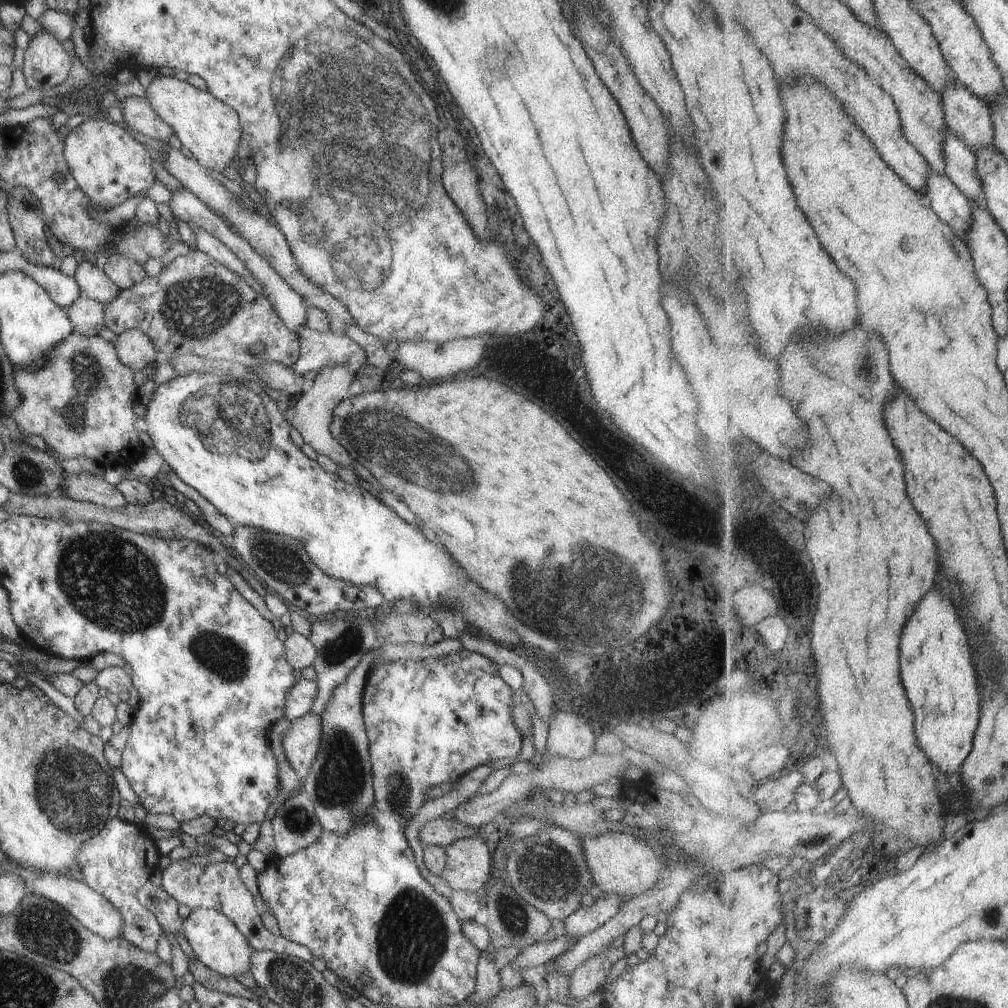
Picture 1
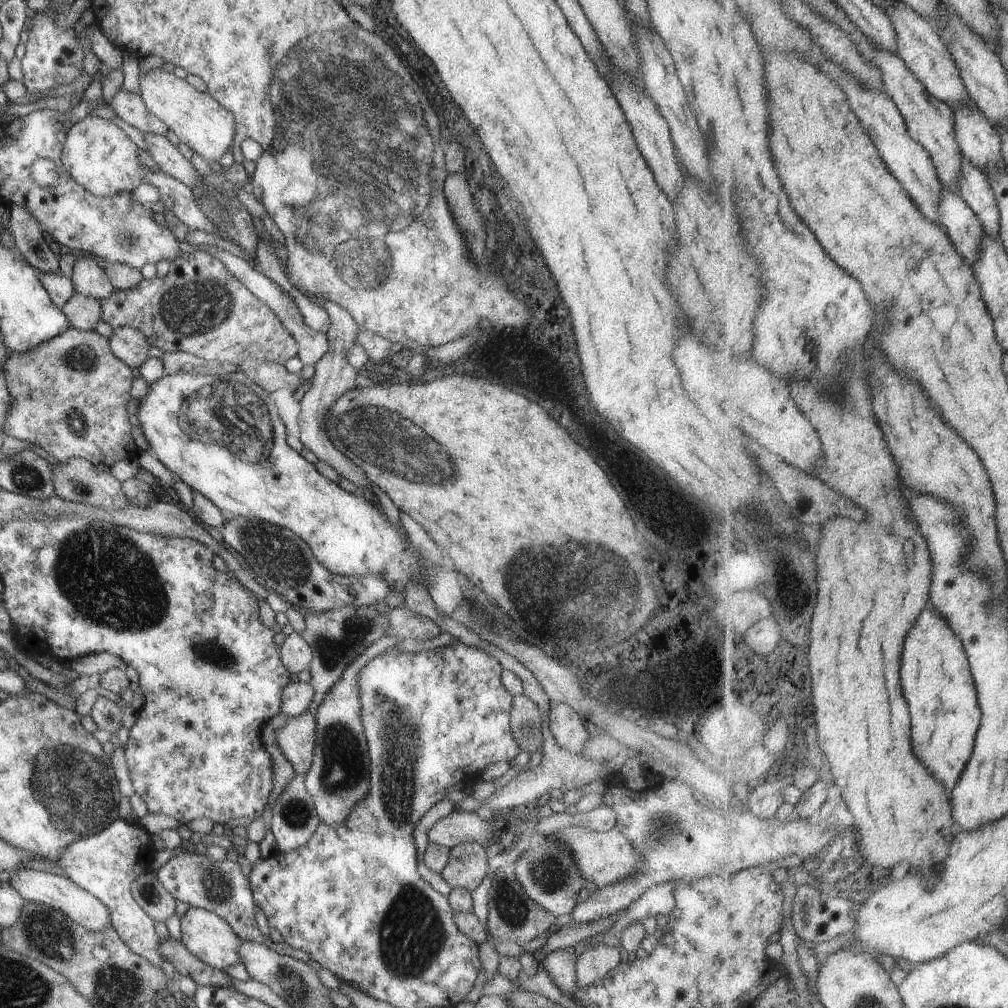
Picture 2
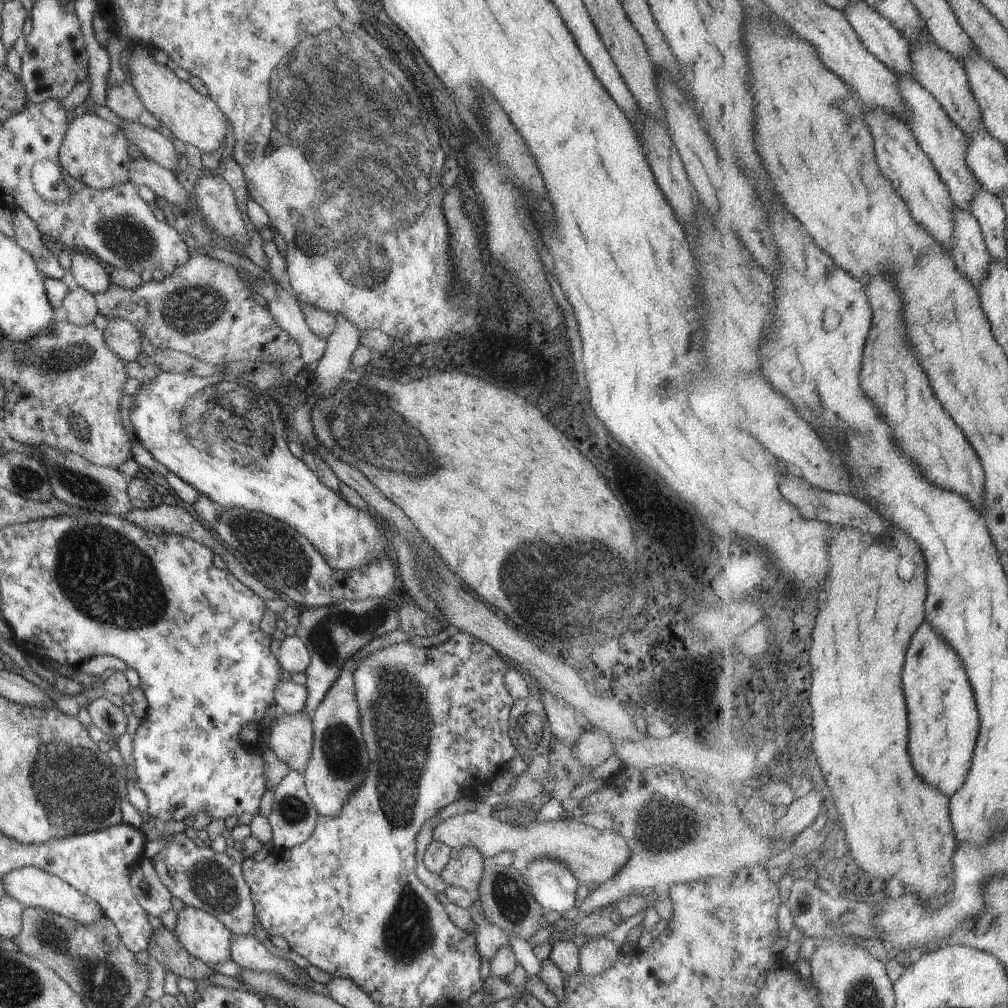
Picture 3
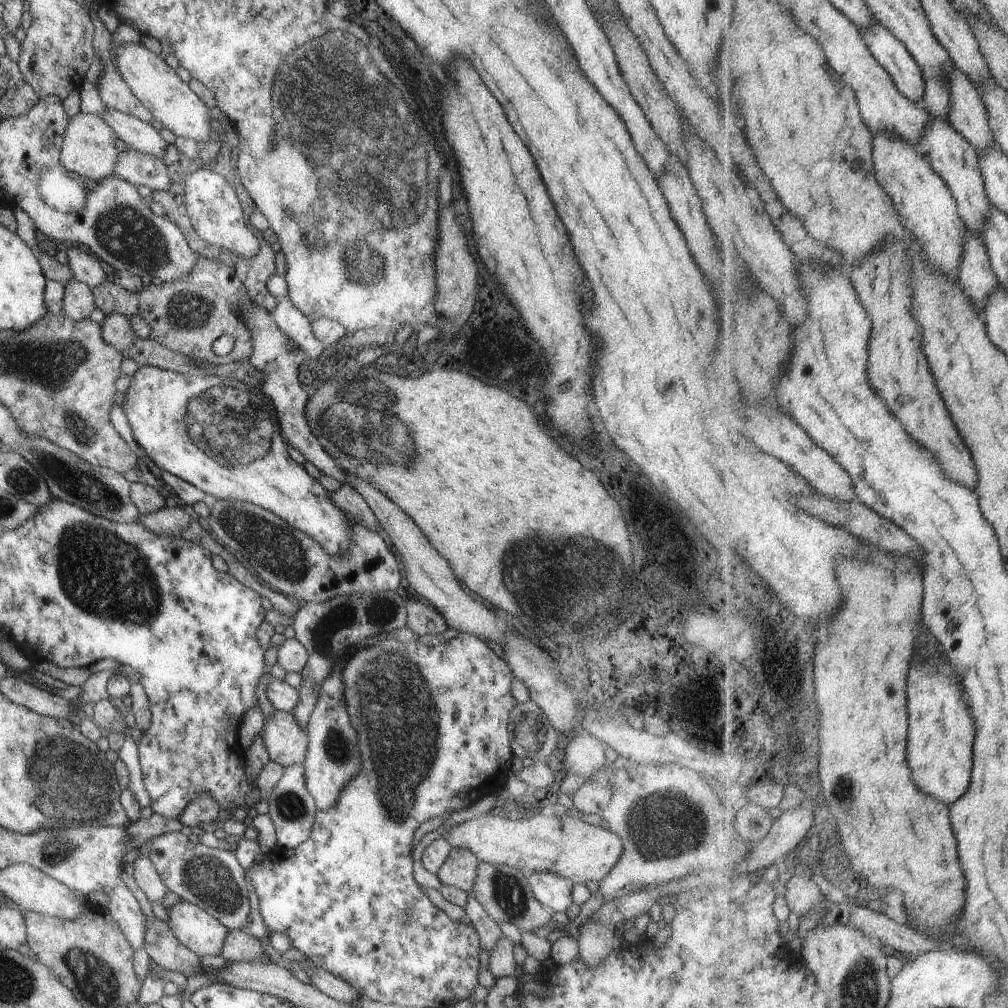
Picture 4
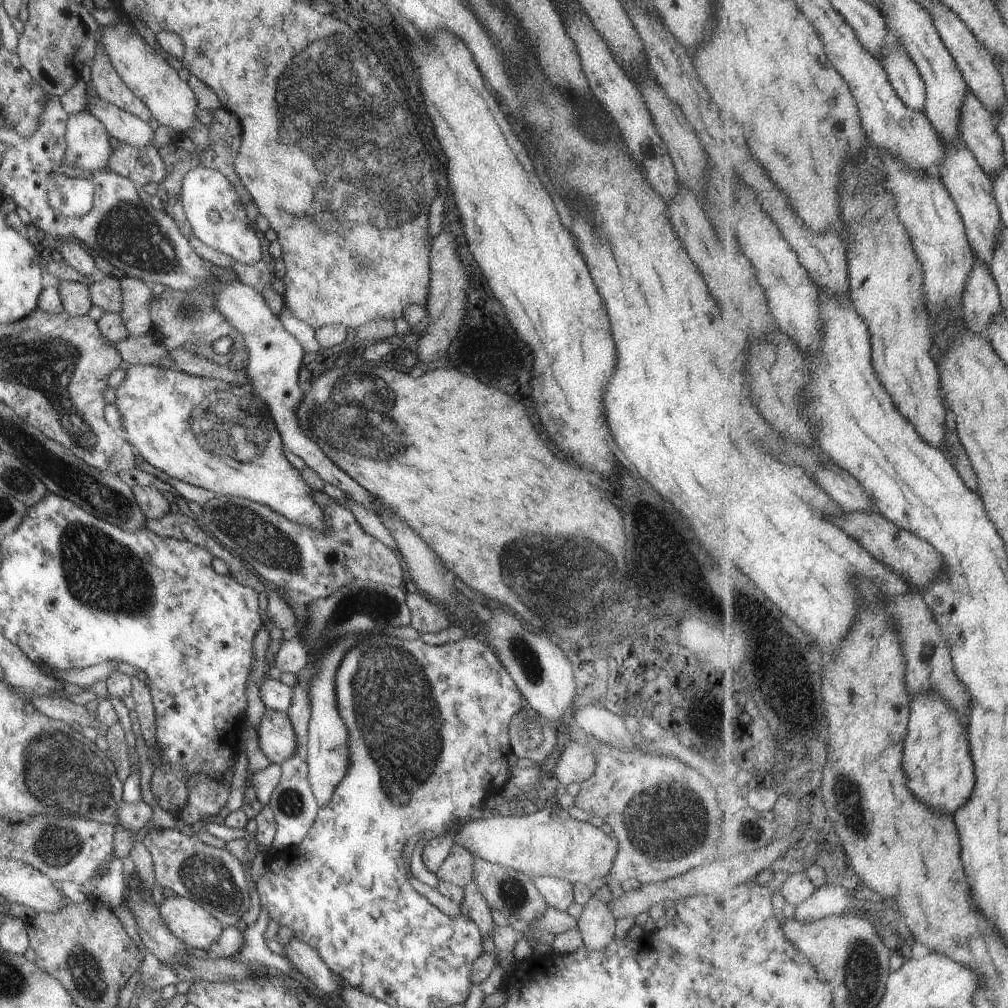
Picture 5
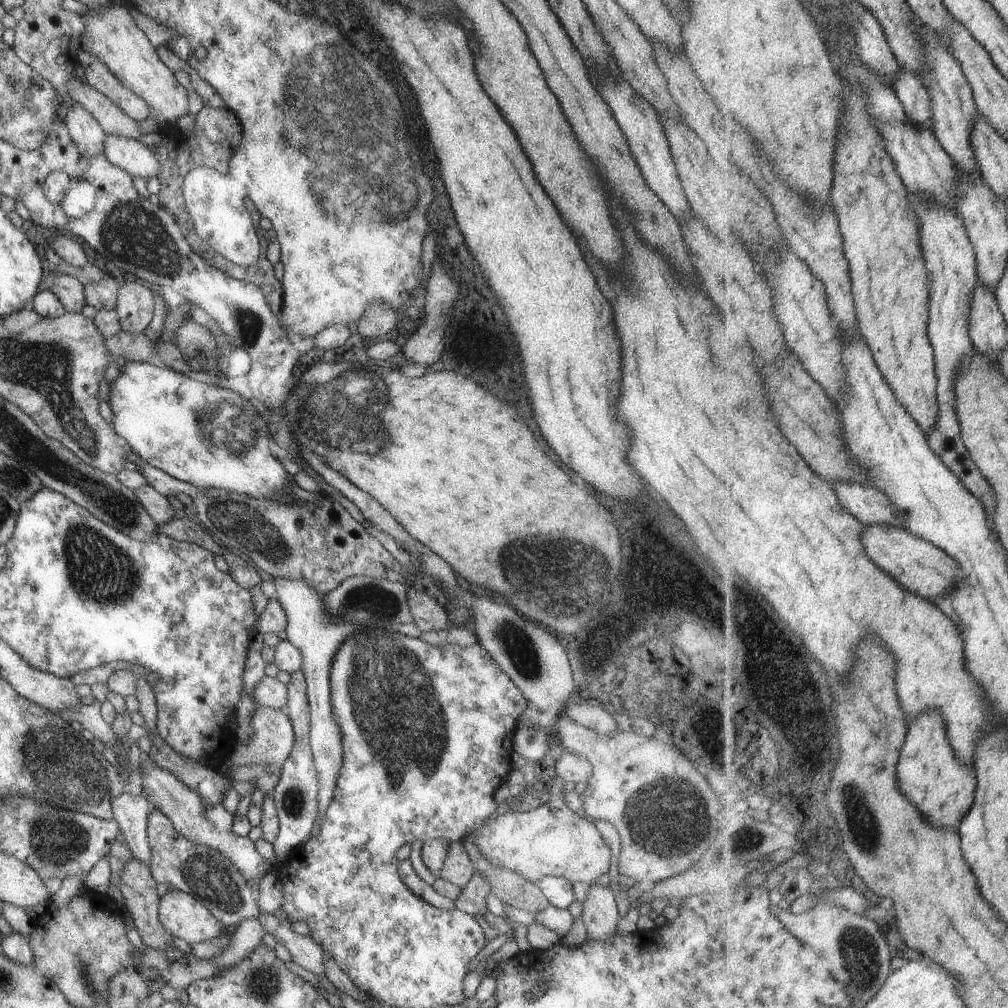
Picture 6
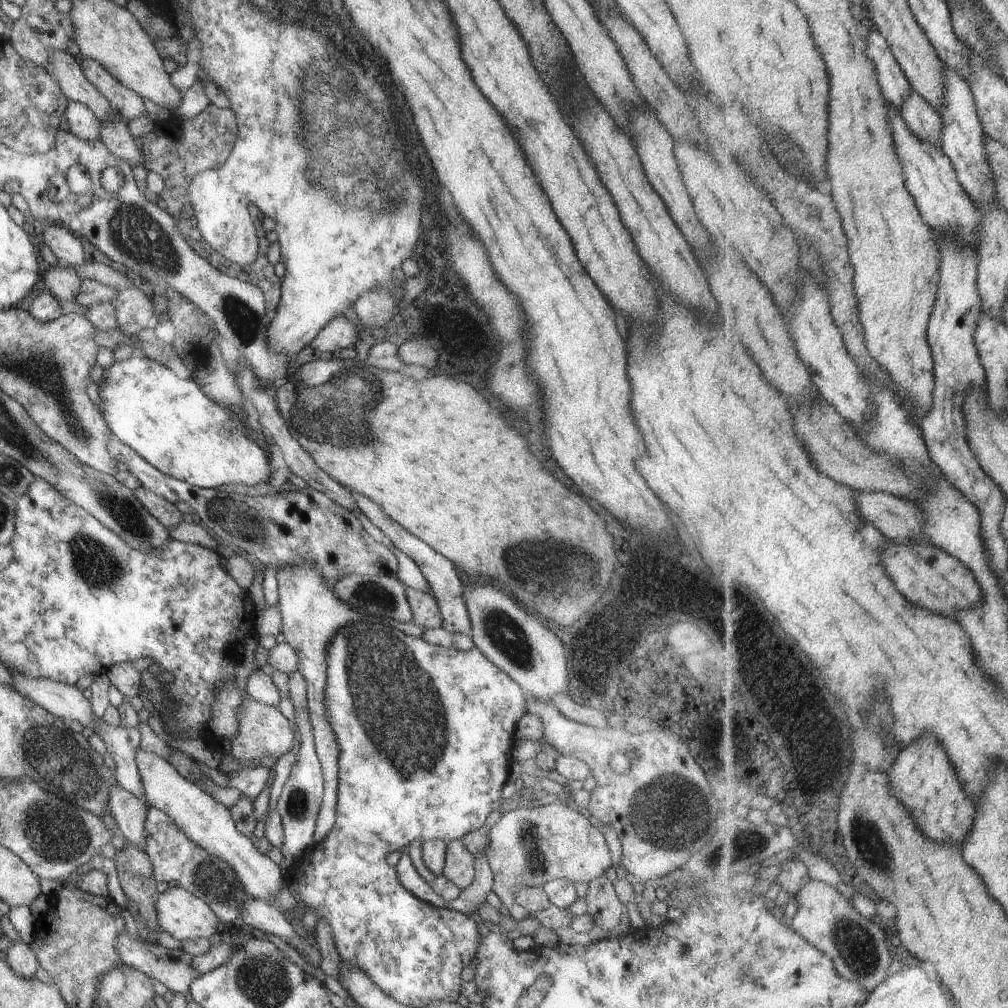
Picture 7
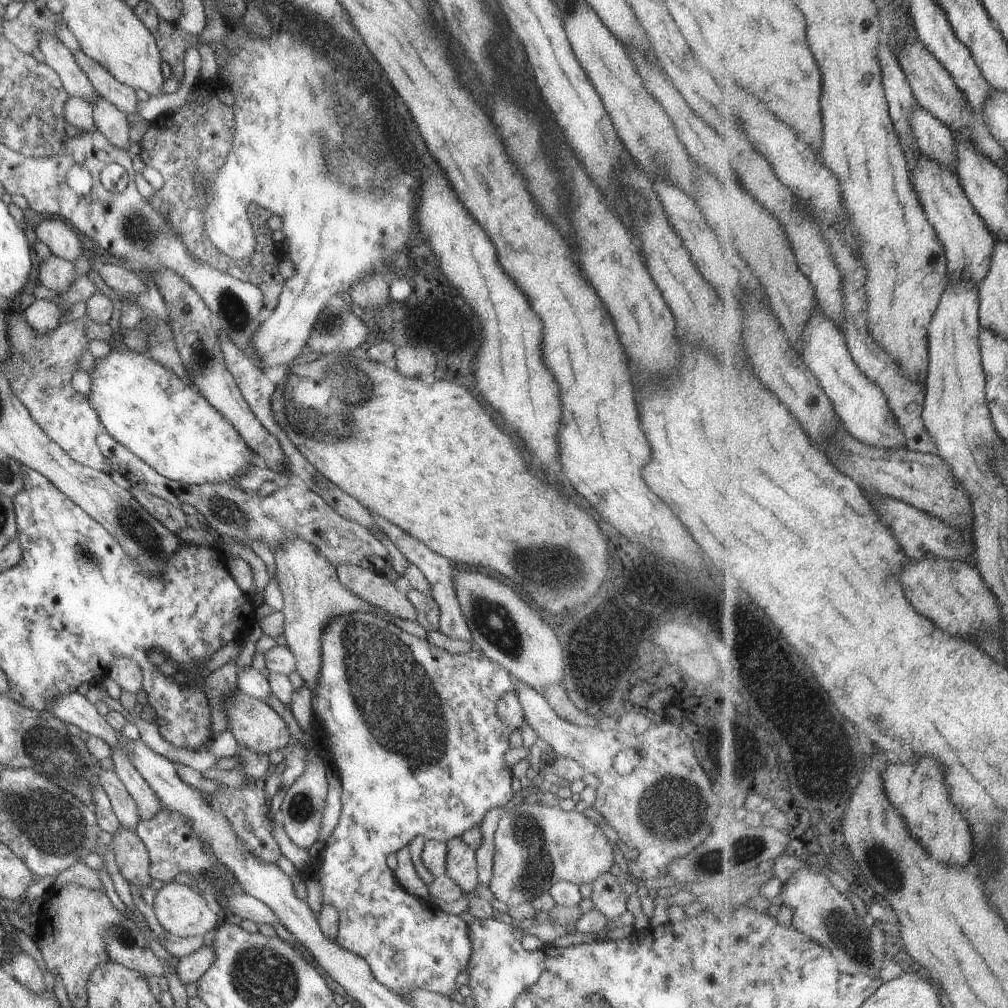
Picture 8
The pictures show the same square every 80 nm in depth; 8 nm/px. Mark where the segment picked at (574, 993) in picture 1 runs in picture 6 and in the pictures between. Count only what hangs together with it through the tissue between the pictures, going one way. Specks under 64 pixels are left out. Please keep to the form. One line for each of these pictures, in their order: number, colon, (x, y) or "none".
2: (591, 964)
3: (599, 953)
4: (596, 941)
5: (595, 924)
6: (599, 915)

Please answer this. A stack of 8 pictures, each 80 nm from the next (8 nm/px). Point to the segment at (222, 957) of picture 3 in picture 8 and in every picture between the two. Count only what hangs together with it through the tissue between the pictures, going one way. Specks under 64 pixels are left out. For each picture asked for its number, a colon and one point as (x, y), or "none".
4: (200, 933)
5: (193, 926)
6: (180, 914)
7: (184, 916)
8: (180, 910)

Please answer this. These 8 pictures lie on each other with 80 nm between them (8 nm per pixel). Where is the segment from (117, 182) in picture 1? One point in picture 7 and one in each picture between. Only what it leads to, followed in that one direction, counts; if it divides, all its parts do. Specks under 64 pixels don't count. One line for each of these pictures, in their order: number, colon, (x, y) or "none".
2: (96, 154)
3: (93, 152)
4: (88, 146)
5: (87, 147)
6: (86, 133)
7: (82, 123)

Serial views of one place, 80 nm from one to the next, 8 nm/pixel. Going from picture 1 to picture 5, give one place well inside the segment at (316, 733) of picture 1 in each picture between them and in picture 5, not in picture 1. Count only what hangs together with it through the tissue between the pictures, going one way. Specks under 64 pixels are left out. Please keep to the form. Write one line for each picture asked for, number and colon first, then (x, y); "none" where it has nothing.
2: (296, 739)
3: (290, 737)
4: (285, 741)
5: (276, 739)

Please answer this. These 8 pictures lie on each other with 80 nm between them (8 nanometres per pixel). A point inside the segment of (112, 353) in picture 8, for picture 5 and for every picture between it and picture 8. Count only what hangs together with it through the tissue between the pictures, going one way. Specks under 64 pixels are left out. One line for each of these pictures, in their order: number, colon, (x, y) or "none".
5: (207, 433)
6: (205, 435)
7: (169, 422)

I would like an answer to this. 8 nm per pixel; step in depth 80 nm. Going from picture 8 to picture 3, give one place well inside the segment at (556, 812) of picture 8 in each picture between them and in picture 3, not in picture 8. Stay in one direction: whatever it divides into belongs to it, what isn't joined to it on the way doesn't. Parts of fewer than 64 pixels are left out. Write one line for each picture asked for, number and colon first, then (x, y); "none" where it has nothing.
3: (592, 855)
4: (558, 844)
5: (548, 842)
6: (549, 840)
7: (531, 845)

